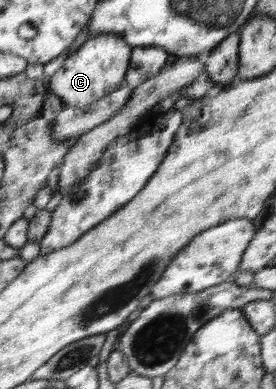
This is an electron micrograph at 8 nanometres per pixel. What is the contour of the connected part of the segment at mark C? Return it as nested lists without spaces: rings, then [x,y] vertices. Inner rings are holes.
[[[117,33],[89,35],[82,46],[68,56],[63,66],[47,79],[49,93],[59,96],[67,107],[86,107],[97,103],[103,96],[123,86],[131,52],[131,46]]]

